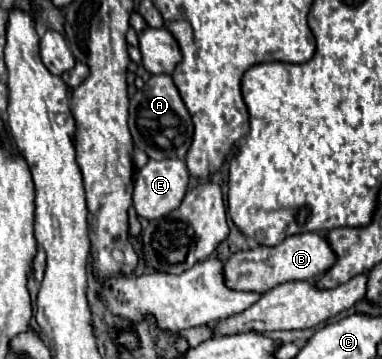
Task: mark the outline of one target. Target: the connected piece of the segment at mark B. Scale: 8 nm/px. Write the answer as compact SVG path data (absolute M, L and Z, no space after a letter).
M304 232L288 236L278 246L258 246L254 250L236 252L230 260L226 260L224 276L226 284L234 290L246 292L268 292L290 280L314 280L320 278L328 268L336 262L336 254L332 252L328 240L320 232Z

